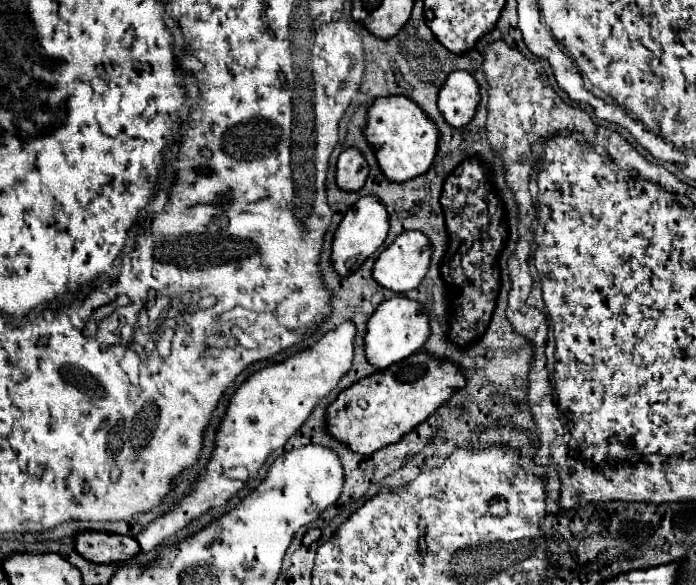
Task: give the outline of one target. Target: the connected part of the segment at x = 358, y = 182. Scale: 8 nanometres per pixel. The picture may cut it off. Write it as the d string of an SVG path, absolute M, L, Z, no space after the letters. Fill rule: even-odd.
M346 148L338 158L338 172L336 172L338 186L342 190L360 190L366 178L368 166L364 162L364 154L358 148Z

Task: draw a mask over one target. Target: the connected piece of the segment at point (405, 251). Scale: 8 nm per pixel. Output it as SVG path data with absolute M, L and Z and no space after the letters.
M404 232L374 264L374 280L394 292L414 290L428 274L432 244L422 232Z

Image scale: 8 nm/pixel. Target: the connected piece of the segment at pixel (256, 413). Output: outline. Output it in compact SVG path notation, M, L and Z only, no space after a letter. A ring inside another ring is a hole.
M344 322L336 330L328 332L322 340L318 340L312 348L294 354L280 364L272 364L264 370L258 370L234 392L216 436L216 450L212 454L212 460L208 462L208 472L196 482L194 492L186 496L178 506L174 506L170 514L154 520L136 536L142 552L156 550L170 536L188 528L208 510L224 508L228 500L248 484L242 480L228 478L226 470L244 466L250 474L250 480L258 476L258 470L264 466L268 456L274 450L284 448L288 438L300 430L300 426L308 420L320 400L326 398L338 386L342 376L352 370L354 336L356 326L352 322Z

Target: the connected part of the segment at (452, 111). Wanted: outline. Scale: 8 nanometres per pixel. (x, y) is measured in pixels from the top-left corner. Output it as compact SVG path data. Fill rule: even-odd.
M464 70L452 72L438 94L438 108L442 110L444 118L454 128L466 126L476 114L478 104L480 104L480 88L476 78Z

